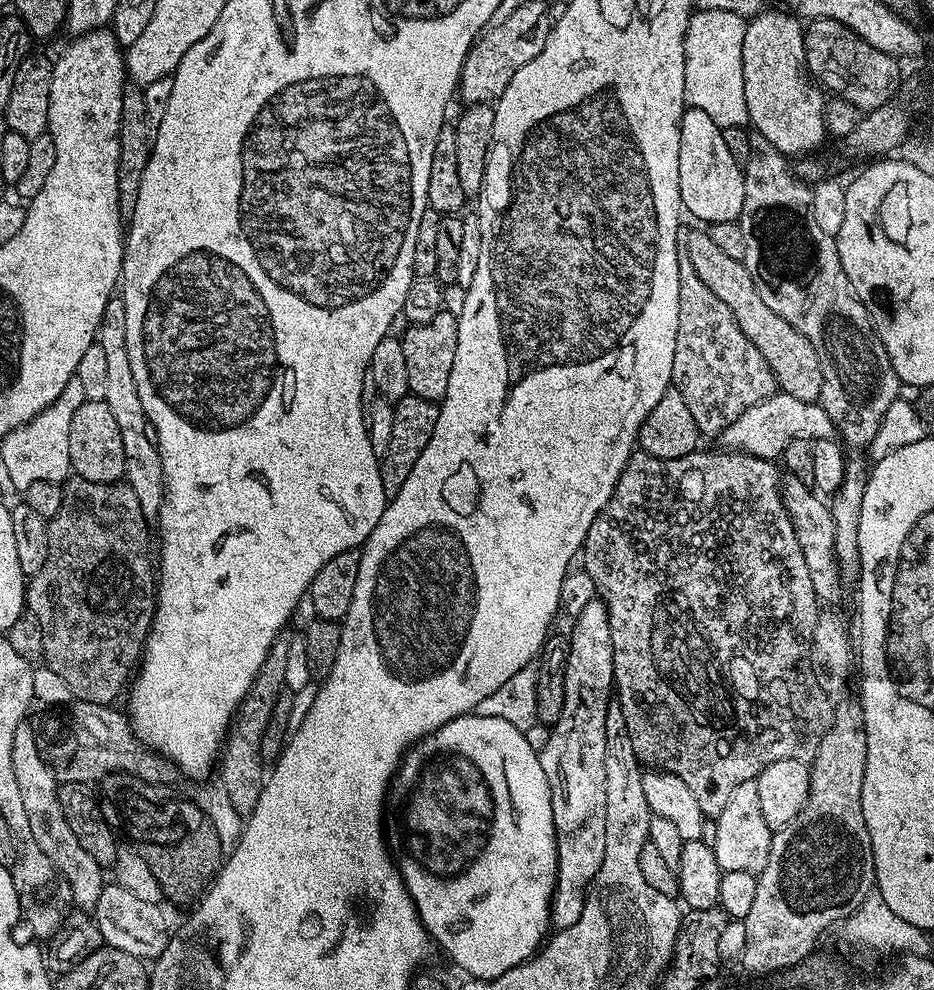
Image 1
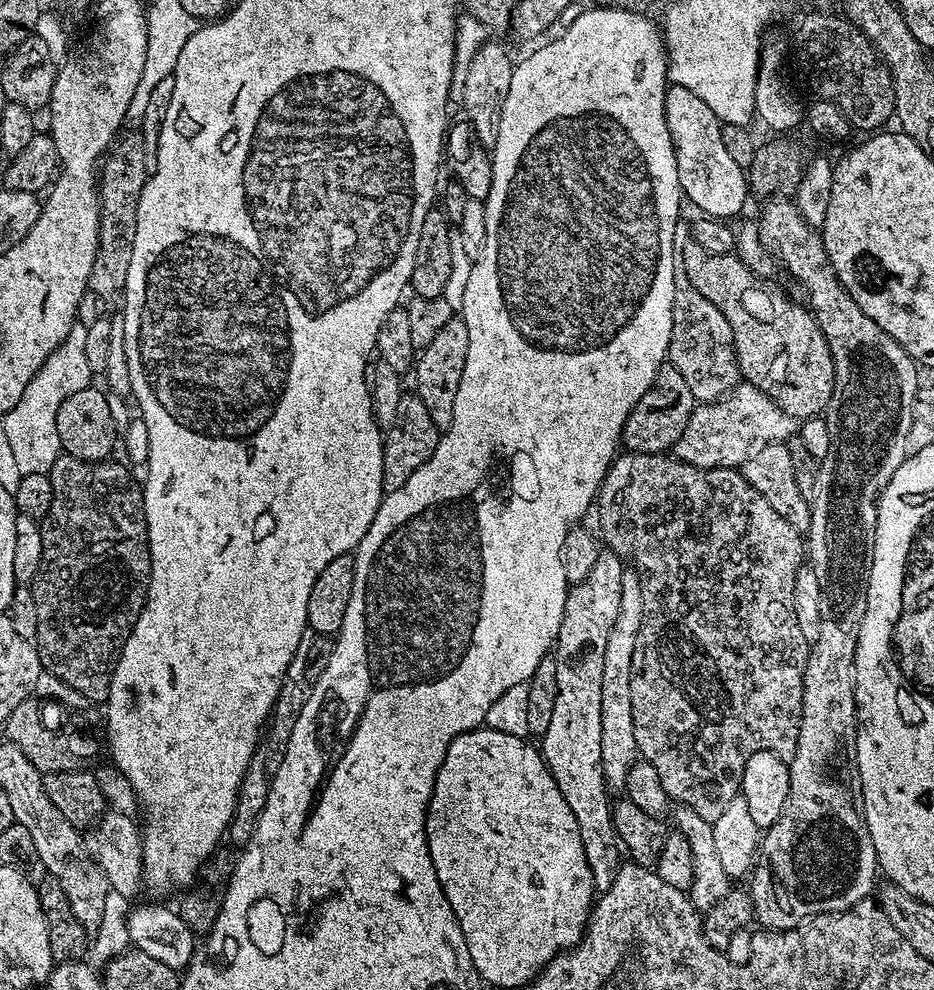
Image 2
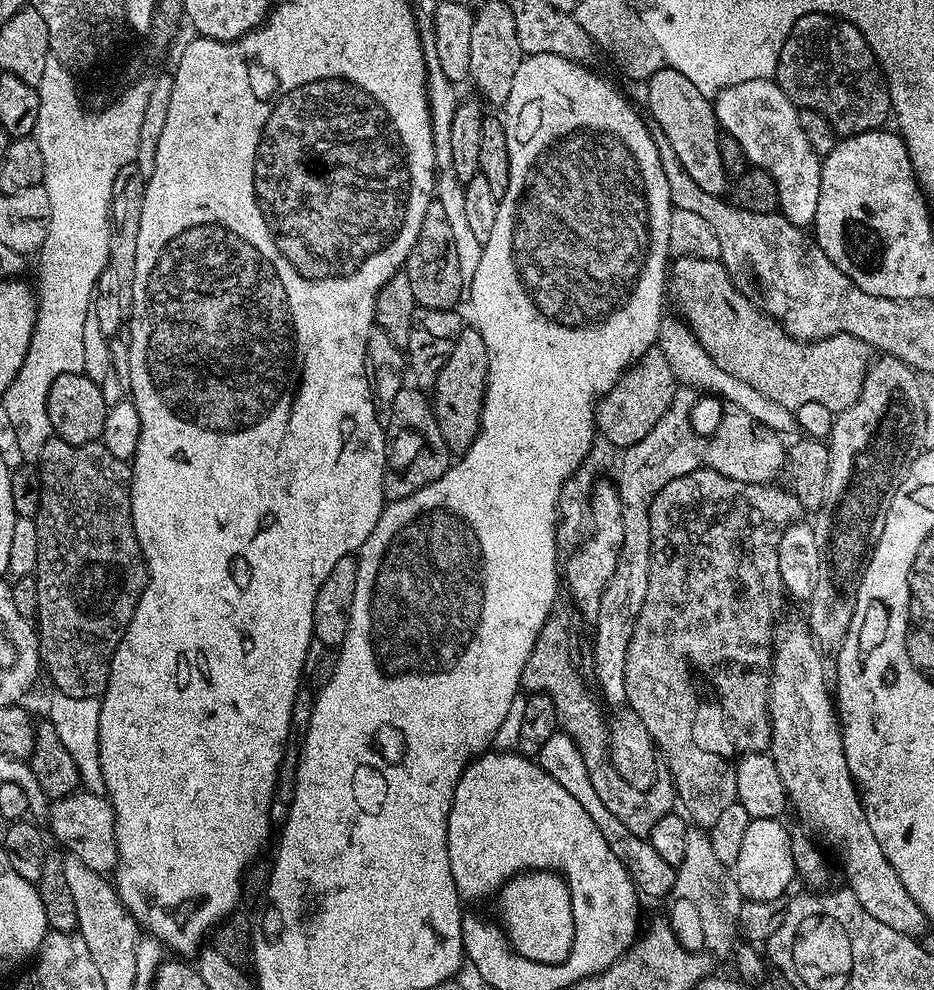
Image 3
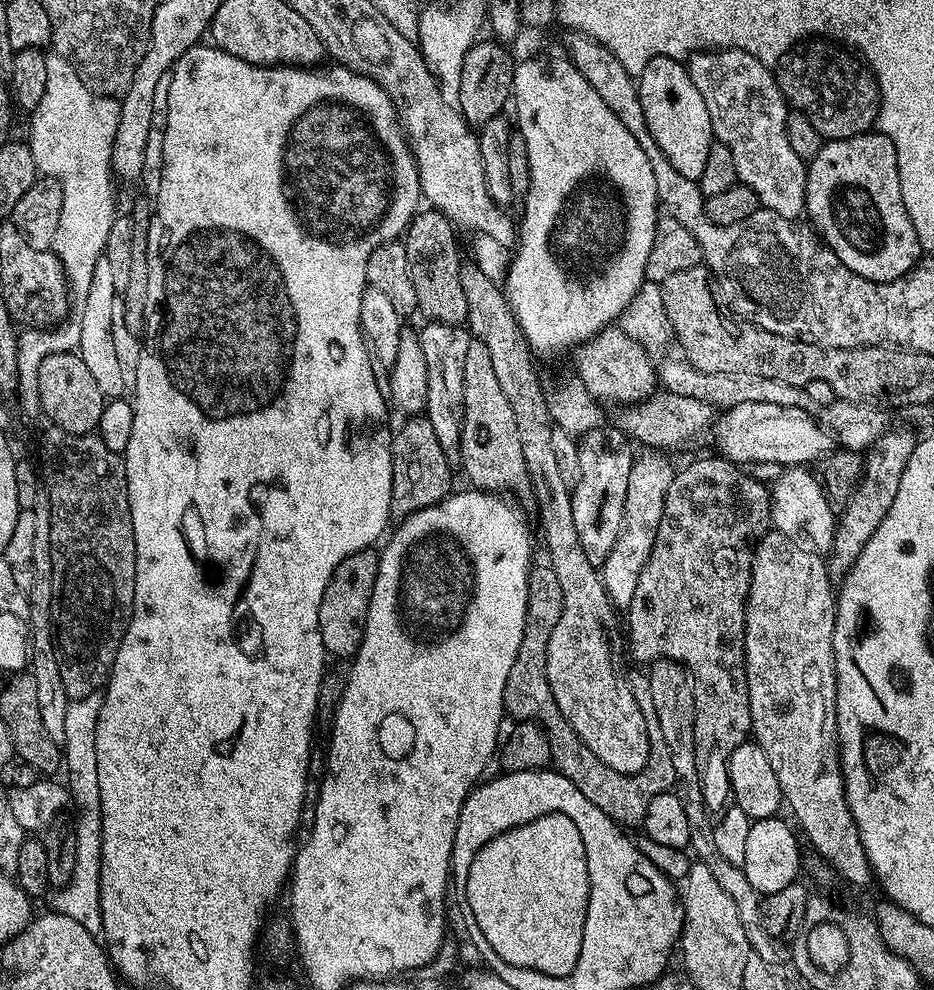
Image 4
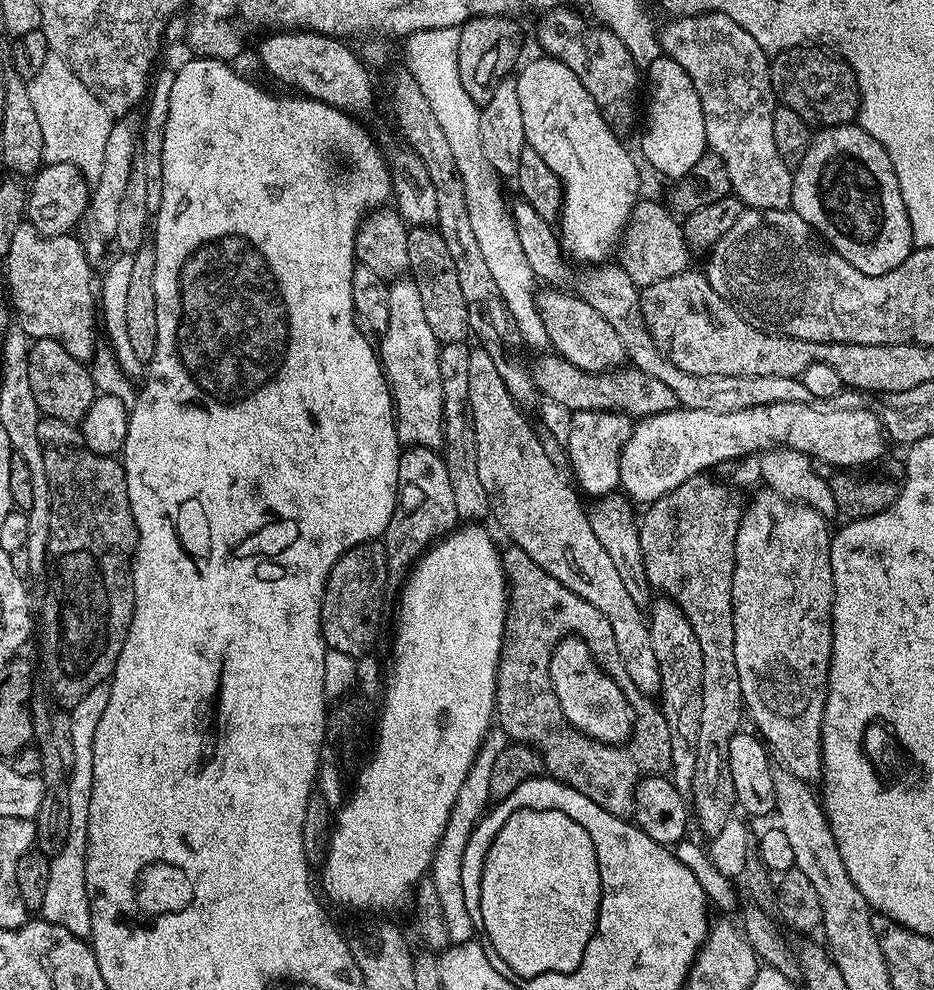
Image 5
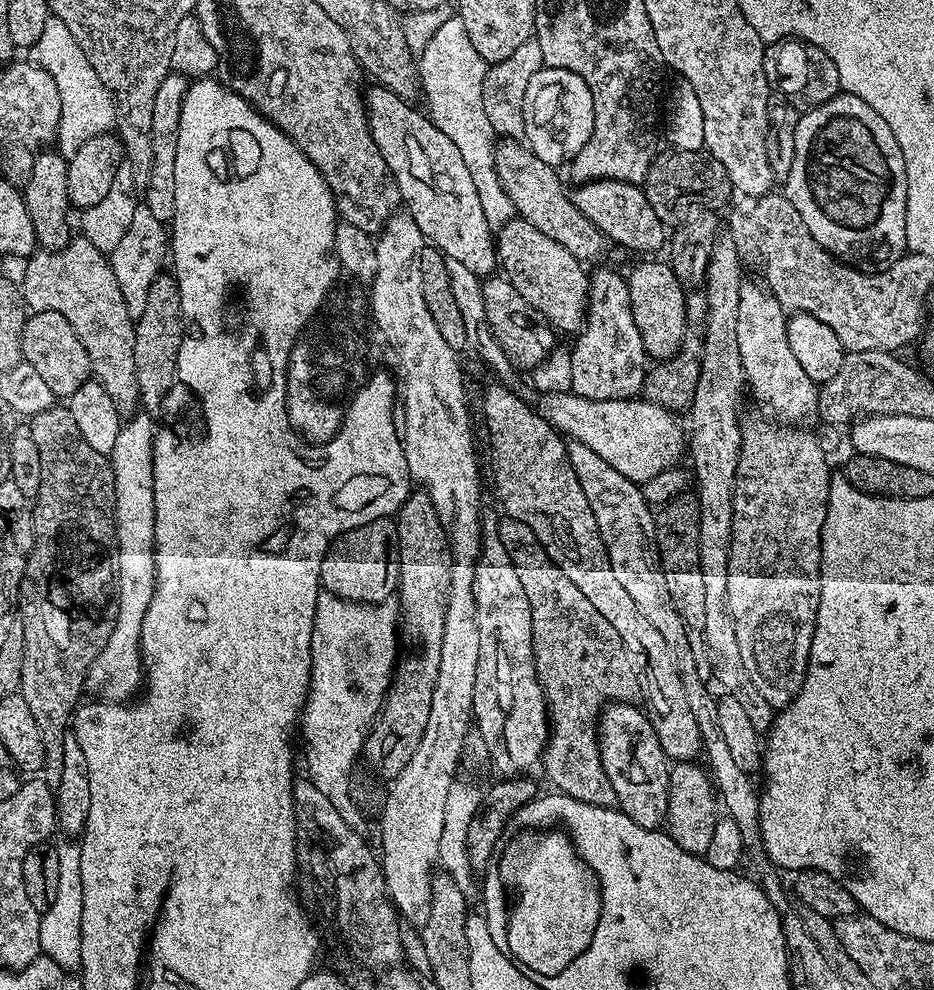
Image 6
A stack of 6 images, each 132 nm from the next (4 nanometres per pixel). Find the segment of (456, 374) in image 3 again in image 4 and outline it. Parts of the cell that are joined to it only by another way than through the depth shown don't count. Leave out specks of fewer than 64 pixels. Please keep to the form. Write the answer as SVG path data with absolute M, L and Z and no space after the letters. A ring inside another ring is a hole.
M475 338L470 342L470 351L466 353L466 402L459 463L464 464L464 472L472 483L469 485L476 490L504 494L507 488L527 489L530 484L516 415L514 410L510 410L510 401L494 375L490 350L486 350L484 343Z

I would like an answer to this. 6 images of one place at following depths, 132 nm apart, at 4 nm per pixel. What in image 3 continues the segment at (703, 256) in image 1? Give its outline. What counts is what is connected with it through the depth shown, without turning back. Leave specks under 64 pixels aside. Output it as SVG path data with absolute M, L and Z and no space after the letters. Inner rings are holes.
M675 257L670 264L670 292L676 295L683 322L691 328L697 342L705 348L713 362L727 373L754 386L766 398L791 410L806 402L822 402L822 406L834 414L845 412L858 398L870 363L870 349L866 342L850 334L838 334L825 340L795 340L775 318L767 316L743 296L719 260Z

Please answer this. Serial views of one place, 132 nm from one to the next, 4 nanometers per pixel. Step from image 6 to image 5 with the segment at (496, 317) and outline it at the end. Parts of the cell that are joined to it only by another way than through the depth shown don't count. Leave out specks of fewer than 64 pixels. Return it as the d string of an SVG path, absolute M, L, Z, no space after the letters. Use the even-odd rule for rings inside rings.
M552 356L537 362L536 373L533 371L530 376L531 387L536 392L537 390L545 392L544 396L549 401L561 403L575 413L580 414L587 410L619 410L621 413L629 412L632 418L643 418L668 412L677 407L674 391L670 390L670 387L666 386L661 379L654 378L653 375L646 374L645 371L636 367L624 366L619 370L597 374L582 370L569 360Z

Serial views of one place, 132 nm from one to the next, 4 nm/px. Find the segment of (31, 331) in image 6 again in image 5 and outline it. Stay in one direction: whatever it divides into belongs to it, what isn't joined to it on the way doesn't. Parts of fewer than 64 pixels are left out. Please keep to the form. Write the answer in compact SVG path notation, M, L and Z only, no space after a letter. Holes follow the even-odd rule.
M49 337L31 341L28 364L30 387L41 413L44 416L62 418L67 424L79 425L98 395L89 365L83 360L74 358L74 354L66 350L66 346Z

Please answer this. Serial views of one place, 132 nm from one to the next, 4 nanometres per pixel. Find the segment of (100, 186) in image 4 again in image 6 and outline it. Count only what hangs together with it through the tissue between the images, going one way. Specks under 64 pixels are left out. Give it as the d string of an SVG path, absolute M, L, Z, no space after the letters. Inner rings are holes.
M49 15L38 42L34 42L30 49L30 60L50 74L60 99L60 121L56 123L55 143L61 156L71 158L82 142L90 142L90 138L109 131L115 125L116 101L102 78L94 74L94 66L90 66L86 54L82 54L82 46L74 42L74 34L70 34L62 18Z

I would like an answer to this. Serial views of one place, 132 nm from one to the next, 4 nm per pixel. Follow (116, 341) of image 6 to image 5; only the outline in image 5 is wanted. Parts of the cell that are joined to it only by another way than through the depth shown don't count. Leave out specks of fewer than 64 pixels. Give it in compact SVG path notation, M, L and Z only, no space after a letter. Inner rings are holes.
M21 222L18 230L14 230L14 243L6 261L6 288L19 331L28 338L56 340L74 358L88 362L96 352L98 276L92 273L83 246L74 237L72 234L44 236L31 222Z

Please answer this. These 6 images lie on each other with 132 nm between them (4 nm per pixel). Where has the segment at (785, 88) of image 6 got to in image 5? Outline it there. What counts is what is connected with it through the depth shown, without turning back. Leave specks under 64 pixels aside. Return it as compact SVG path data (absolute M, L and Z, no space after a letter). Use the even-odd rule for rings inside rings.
M797 46L771 57L772 88L781 105L803 118L809 126L850 124L860 110L860 87L843 60L816 46Z

